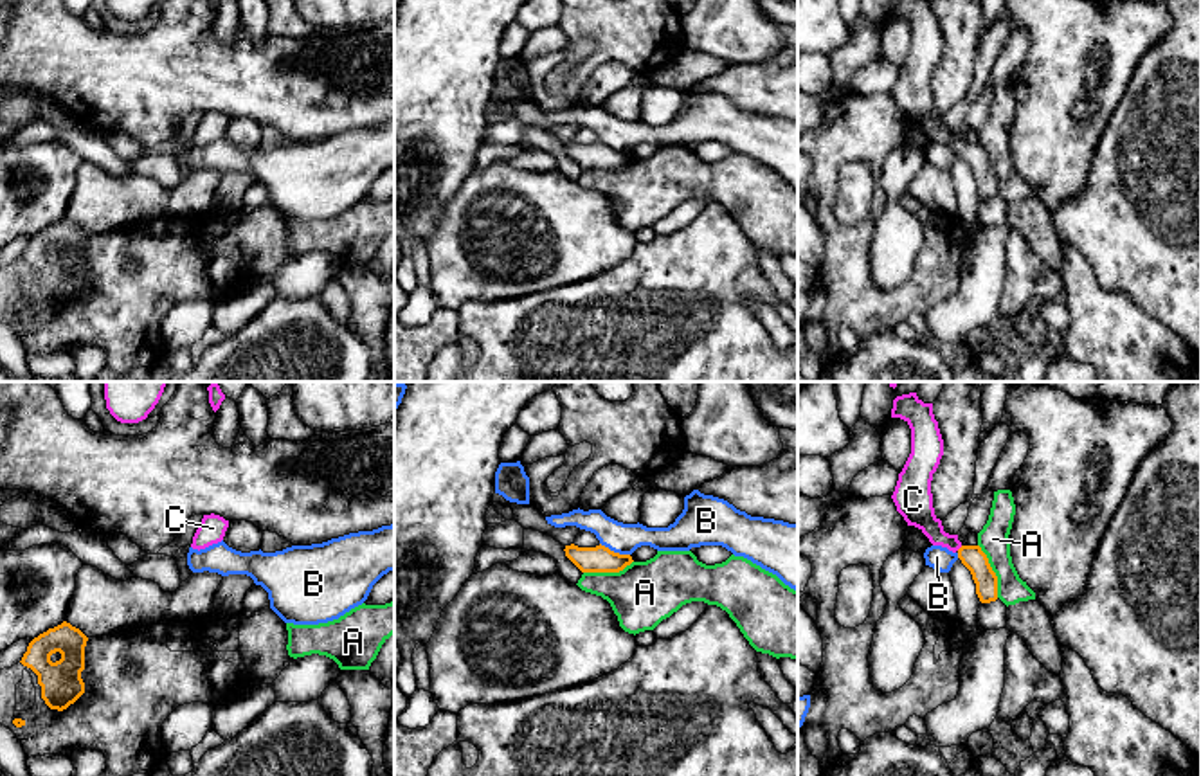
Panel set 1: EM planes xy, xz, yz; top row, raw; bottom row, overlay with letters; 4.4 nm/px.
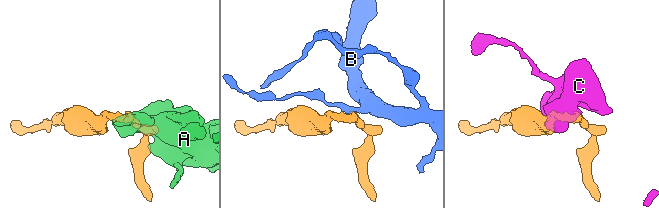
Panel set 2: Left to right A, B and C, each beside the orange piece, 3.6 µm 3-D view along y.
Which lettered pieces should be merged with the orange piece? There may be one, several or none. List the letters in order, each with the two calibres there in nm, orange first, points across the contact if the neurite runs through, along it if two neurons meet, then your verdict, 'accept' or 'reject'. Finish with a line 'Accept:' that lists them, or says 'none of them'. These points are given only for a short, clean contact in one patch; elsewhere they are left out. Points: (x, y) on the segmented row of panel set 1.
A: 100 nm thick on the orange side, 140 nm on the other; reject
B: 120 nm thick on the orange side, 140 nm on the other; border along xz (600, 542), (629, 555); reject
C: 100 nm thick on the orange side, 140 nm on the other; runs through yz (973, 557), (960, 548), (946, 541), (919, 512); accept
Accept: C

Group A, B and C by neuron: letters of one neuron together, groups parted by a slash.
A / B / C

